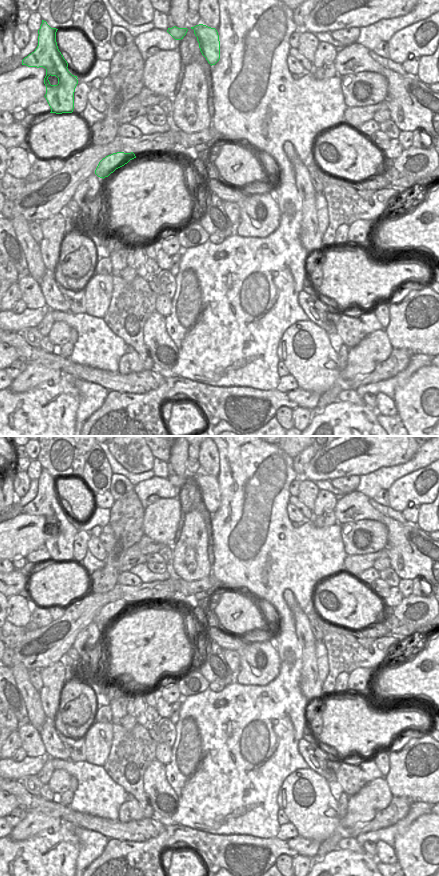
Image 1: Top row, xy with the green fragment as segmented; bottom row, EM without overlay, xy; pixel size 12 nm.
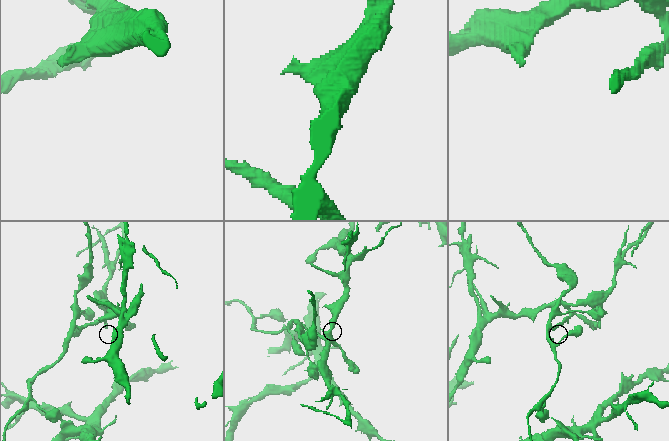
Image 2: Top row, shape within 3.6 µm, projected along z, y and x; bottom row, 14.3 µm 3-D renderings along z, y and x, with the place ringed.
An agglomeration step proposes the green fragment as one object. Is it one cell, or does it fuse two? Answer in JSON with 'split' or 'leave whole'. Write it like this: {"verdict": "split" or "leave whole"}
{"verdict": "split"}

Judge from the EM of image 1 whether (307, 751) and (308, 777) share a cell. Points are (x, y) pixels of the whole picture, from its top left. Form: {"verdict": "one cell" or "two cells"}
{"verdict": "two cells"}

